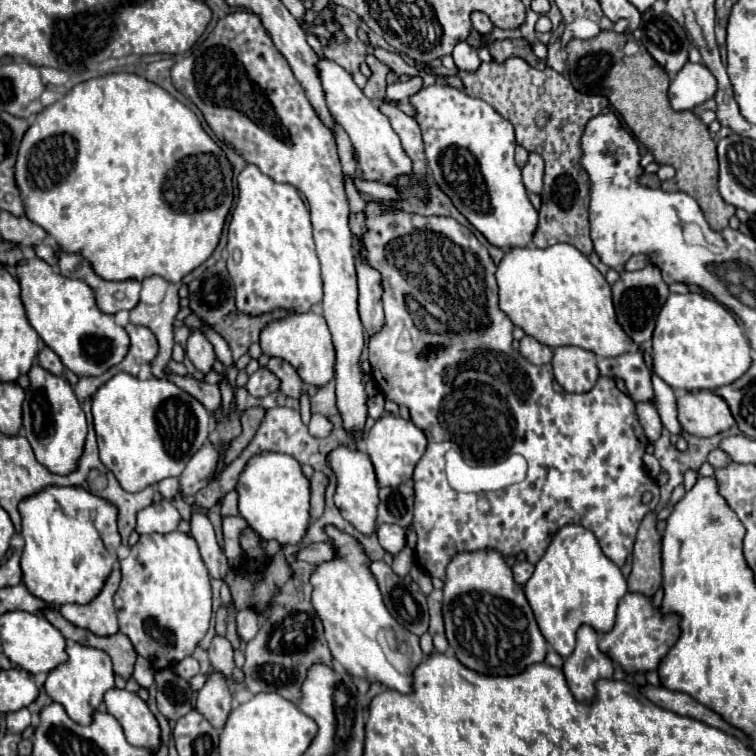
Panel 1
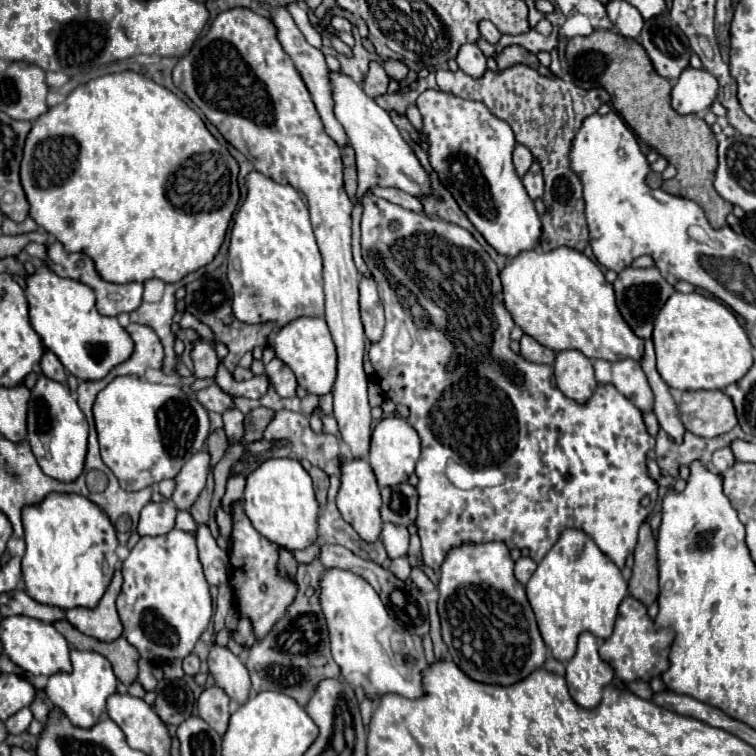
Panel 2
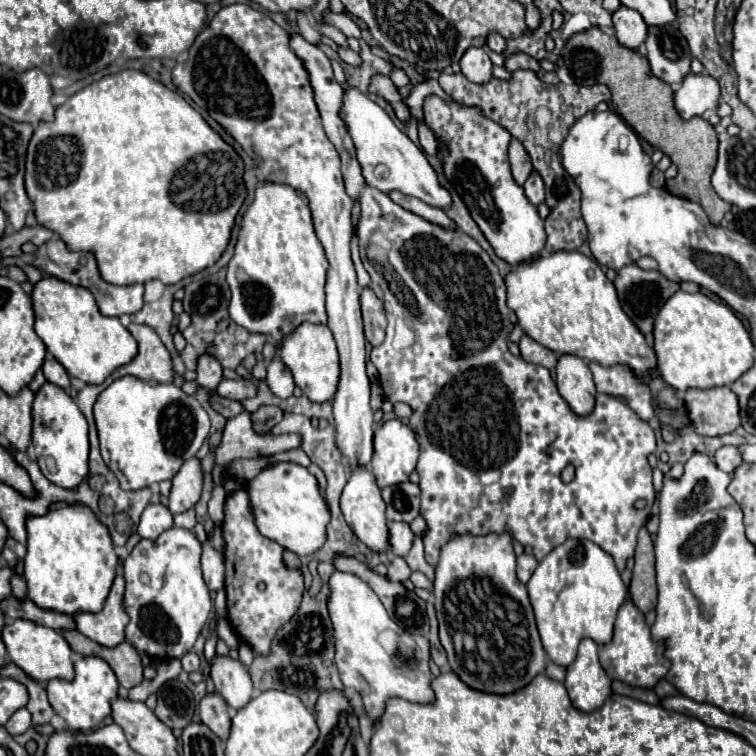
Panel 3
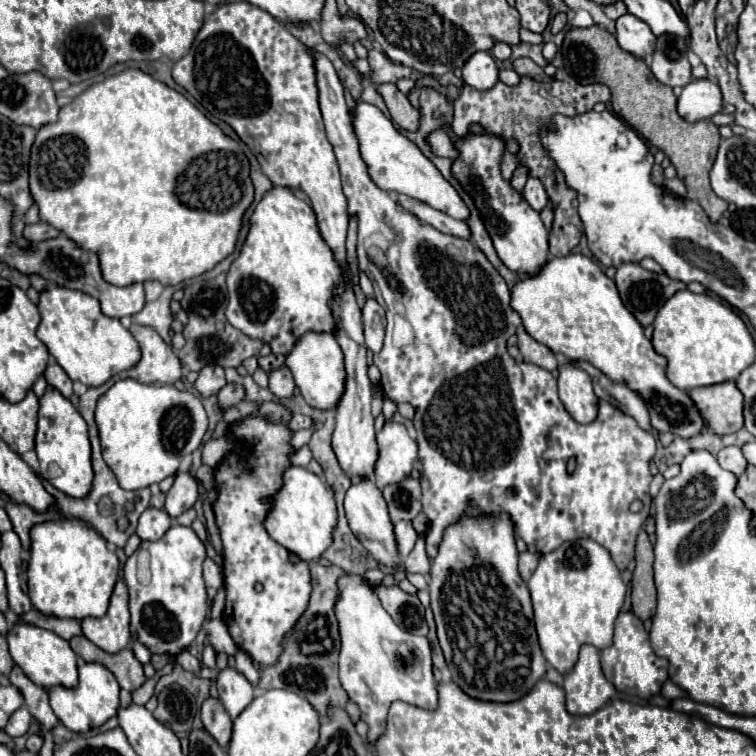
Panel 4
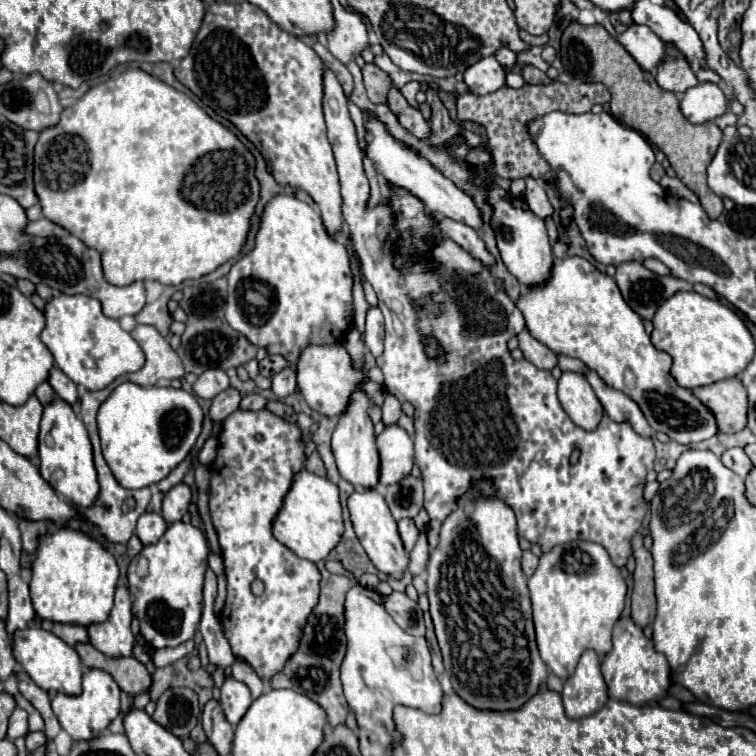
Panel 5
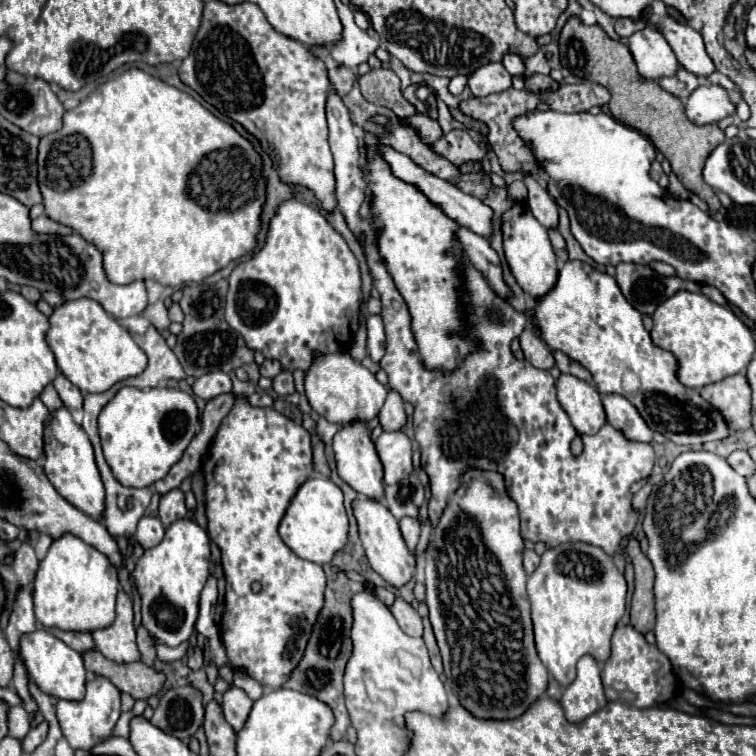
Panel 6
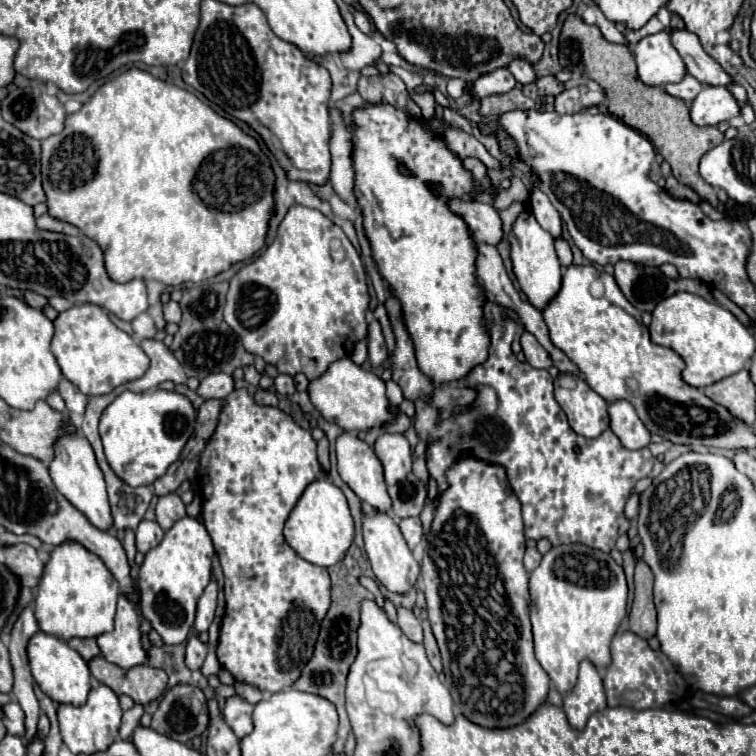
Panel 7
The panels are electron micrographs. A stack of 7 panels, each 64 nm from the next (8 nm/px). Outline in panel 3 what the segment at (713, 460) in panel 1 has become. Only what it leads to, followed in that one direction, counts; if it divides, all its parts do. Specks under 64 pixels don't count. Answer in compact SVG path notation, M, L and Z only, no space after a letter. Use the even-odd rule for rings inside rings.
M722 446L716 454L714 454L714 462L724 470L724 472L736 472L736 466L742 464L740 452L736 446Z

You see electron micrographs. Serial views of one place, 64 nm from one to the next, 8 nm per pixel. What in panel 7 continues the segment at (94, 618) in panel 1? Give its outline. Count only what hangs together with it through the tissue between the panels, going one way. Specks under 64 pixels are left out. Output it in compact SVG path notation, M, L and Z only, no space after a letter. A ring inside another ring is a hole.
M126 596L118 598L116 628L108 634L98 636L96 642L102 650L102 656L124 670L148 662L148 652L142 646L138 612L136 606Z

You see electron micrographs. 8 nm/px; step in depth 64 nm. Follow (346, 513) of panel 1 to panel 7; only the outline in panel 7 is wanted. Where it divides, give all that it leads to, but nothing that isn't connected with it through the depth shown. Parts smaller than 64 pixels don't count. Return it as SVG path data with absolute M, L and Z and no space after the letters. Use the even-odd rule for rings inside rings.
M366 510L364 512L364 524L362 524L362 532L364 532L364 544L366 544L366 554L370 558L372 570L376 574L376 578L380 580L380 584L388 590L388 592L396 592L396 594L406 594L416 586L416 580L420 576L420 564L414 560L408 544L404 542L404 536L400 534L398 524L384 512L374 512L374 510Z

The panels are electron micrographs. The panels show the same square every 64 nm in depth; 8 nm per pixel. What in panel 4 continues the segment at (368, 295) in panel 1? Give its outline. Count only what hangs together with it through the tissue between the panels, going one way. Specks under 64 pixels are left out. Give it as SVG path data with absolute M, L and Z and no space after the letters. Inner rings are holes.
M366 300L366 306L362 308L362 318L364 318L366 346L376 354L382 350L384 342L384 328L386 328L384 310L376 300Z

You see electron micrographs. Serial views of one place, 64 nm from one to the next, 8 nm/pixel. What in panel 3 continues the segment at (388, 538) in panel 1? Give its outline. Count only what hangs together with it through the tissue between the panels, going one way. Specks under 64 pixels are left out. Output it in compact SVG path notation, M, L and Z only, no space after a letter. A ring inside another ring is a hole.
M390 522L388 524L388 532L390 532L390 552L394 556L404 558L414 542L414 532L410 530L410 524L406 522Z

